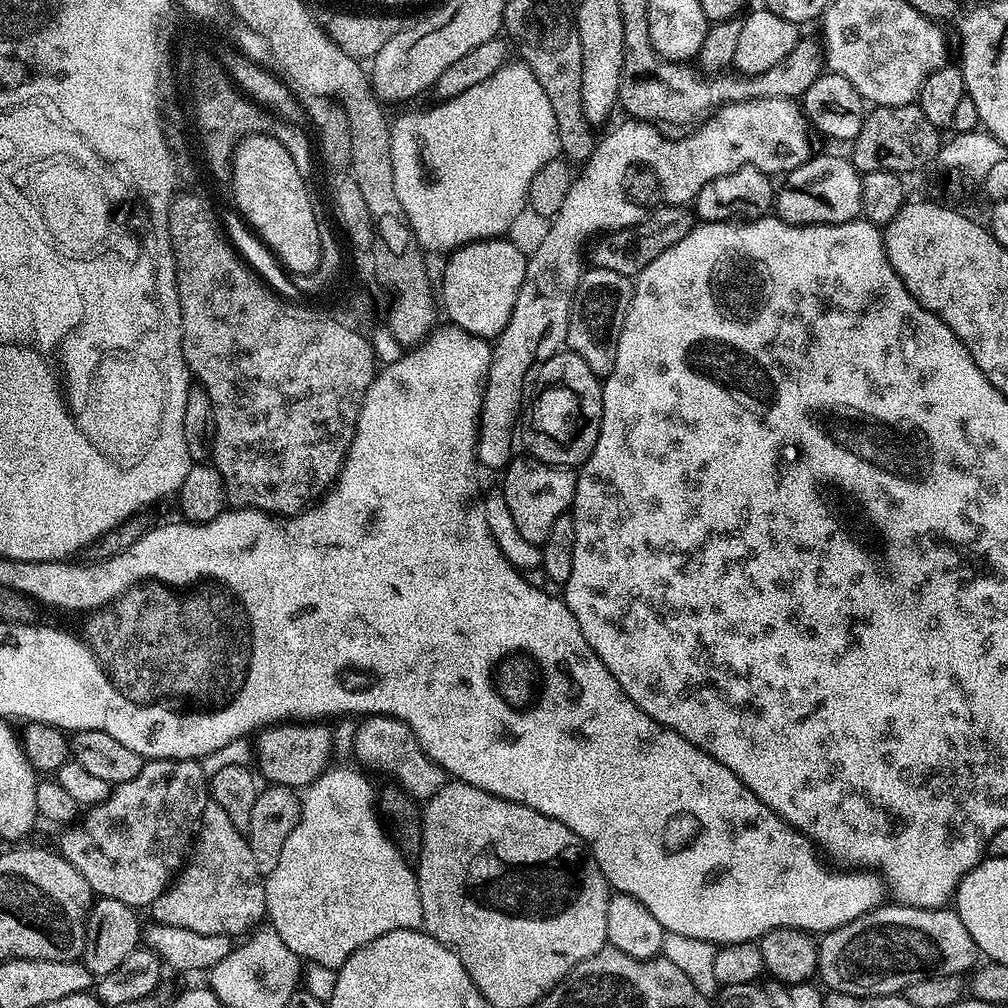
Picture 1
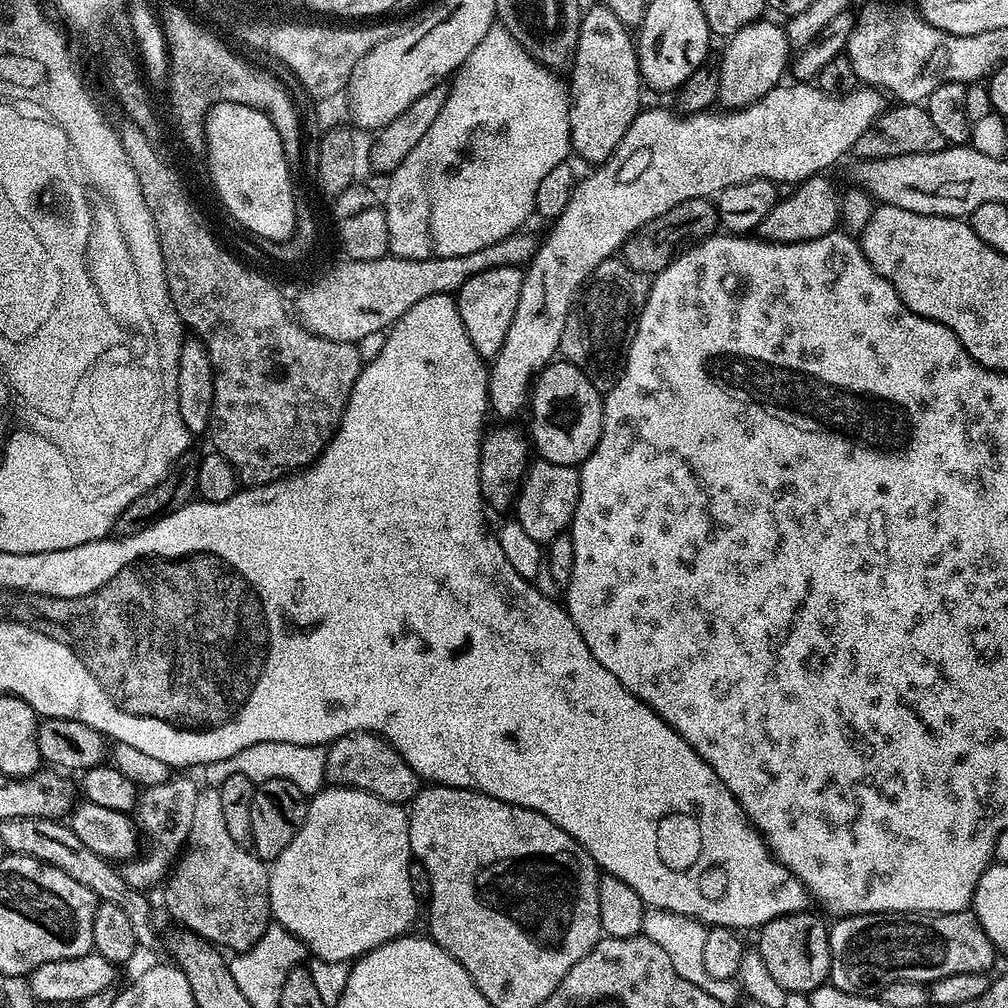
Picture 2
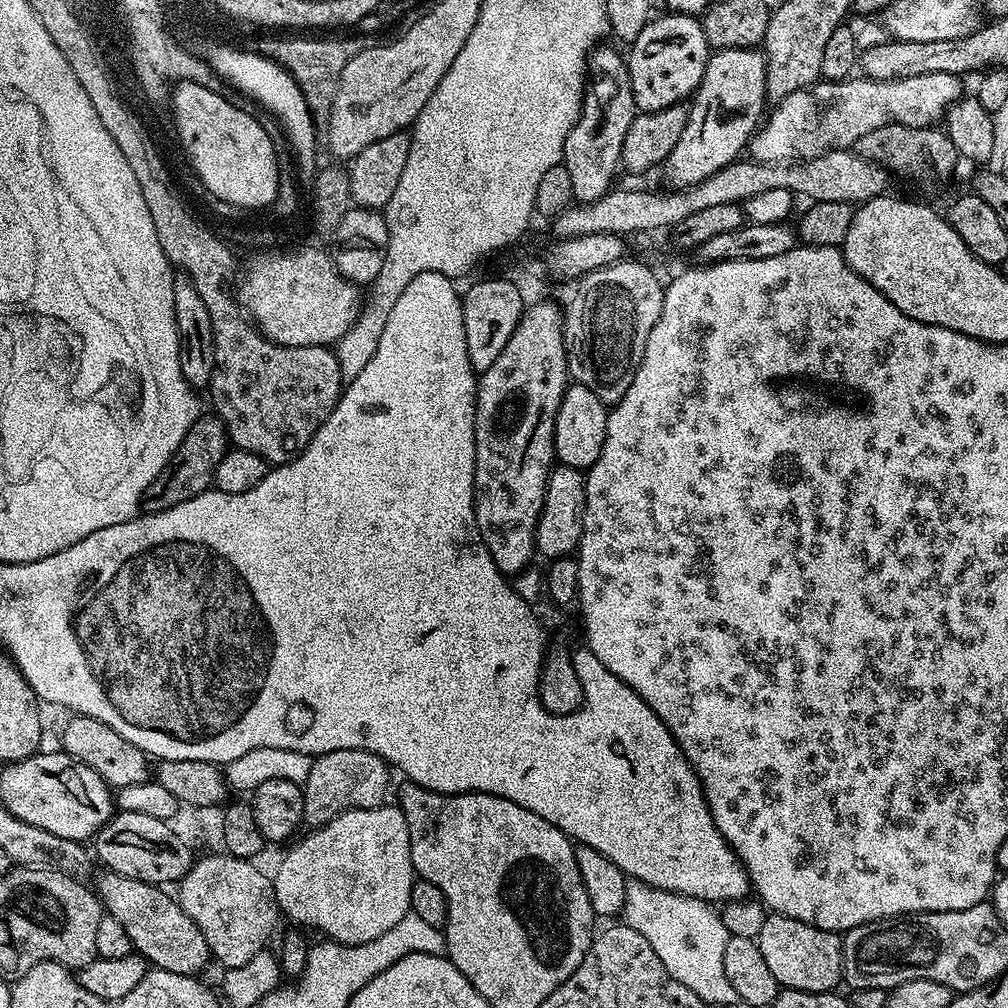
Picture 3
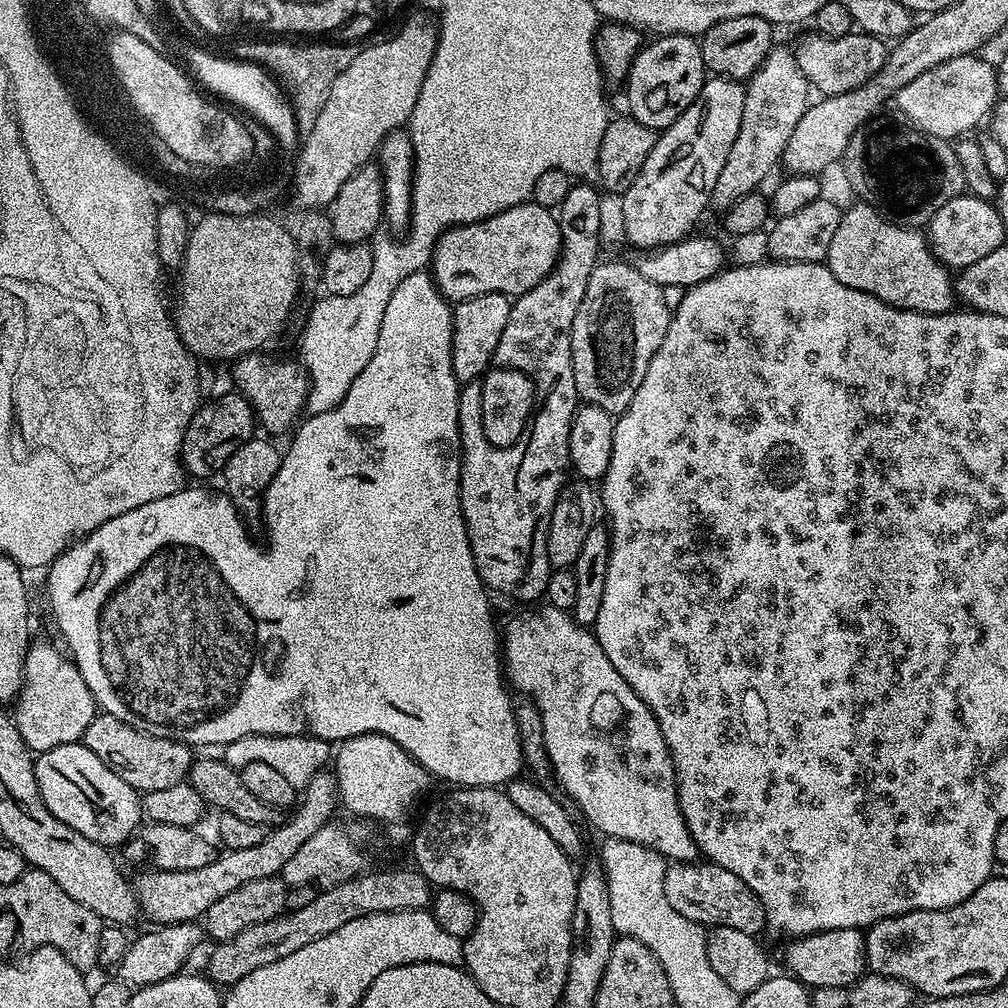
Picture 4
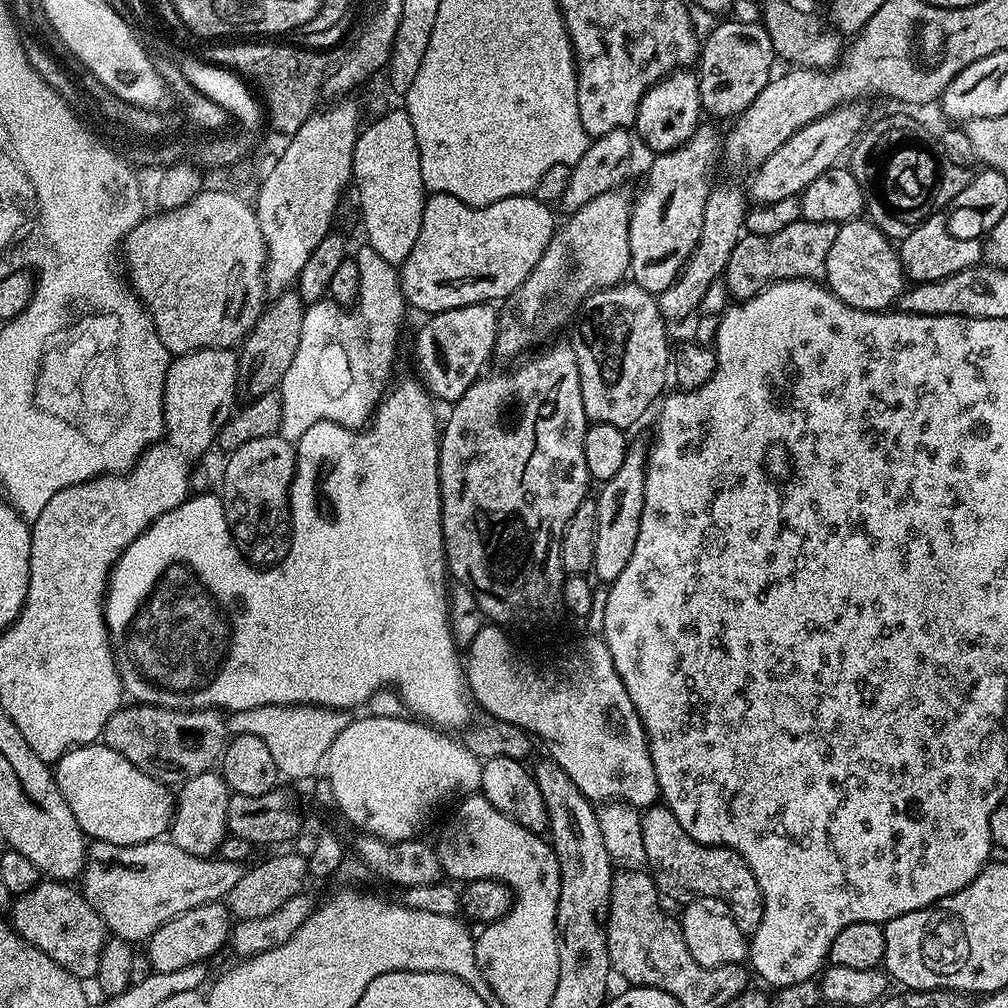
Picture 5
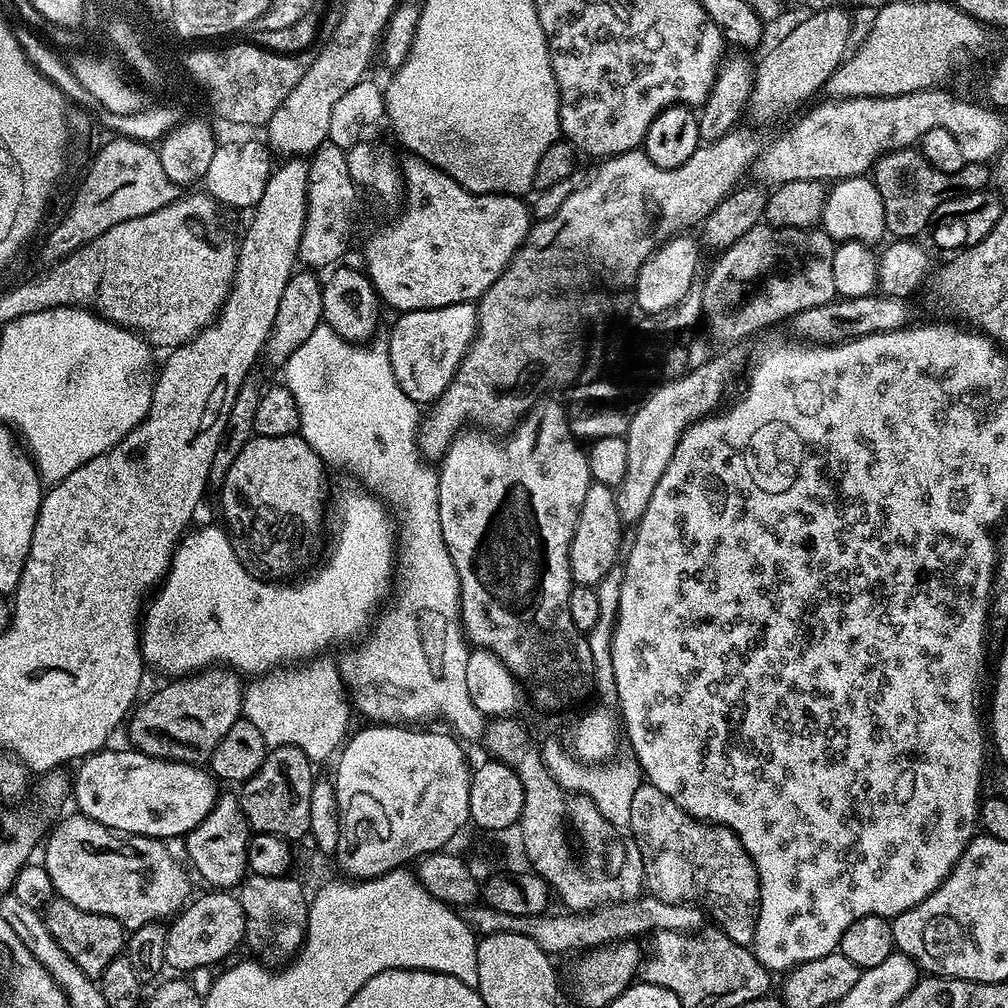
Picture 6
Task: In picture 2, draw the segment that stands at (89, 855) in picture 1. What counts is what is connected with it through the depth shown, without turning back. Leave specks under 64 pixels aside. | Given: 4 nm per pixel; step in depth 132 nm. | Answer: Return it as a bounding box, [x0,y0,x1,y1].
[123,774,198,890]

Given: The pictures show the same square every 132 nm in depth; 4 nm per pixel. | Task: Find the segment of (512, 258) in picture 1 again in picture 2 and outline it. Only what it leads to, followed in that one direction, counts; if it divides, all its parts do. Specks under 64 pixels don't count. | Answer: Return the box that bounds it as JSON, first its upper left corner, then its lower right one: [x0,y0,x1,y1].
[458,266,524,362]

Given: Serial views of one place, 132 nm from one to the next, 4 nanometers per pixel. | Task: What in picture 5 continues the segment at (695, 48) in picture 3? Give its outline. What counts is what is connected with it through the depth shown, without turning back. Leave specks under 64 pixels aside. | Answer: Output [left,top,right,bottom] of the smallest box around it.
[635,70,702,153]

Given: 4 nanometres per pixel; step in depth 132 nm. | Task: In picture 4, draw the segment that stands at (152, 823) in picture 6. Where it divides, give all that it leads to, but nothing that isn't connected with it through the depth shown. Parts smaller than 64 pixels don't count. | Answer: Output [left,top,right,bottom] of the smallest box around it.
[35,742,142,846]

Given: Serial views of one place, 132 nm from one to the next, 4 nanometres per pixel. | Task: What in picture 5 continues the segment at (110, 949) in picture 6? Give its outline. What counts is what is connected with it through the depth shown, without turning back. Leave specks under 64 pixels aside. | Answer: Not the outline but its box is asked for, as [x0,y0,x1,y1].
[10,879,106,982]

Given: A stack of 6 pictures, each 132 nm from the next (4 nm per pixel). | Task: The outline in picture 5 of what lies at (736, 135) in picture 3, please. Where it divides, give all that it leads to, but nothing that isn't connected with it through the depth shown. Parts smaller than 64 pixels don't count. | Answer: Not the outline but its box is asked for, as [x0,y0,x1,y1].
[629,122,722,294]

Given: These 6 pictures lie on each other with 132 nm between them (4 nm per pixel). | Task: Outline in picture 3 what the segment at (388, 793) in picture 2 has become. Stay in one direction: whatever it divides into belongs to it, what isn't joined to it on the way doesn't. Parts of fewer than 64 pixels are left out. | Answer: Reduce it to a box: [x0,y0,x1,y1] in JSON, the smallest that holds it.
[304,750,390,829]

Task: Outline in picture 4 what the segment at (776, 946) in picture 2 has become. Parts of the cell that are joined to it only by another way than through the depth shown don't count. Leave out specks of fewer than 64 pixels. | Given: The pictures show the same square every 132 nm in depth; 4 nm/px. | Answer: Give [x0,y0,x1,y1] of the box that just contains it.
[784,928,865,990]

